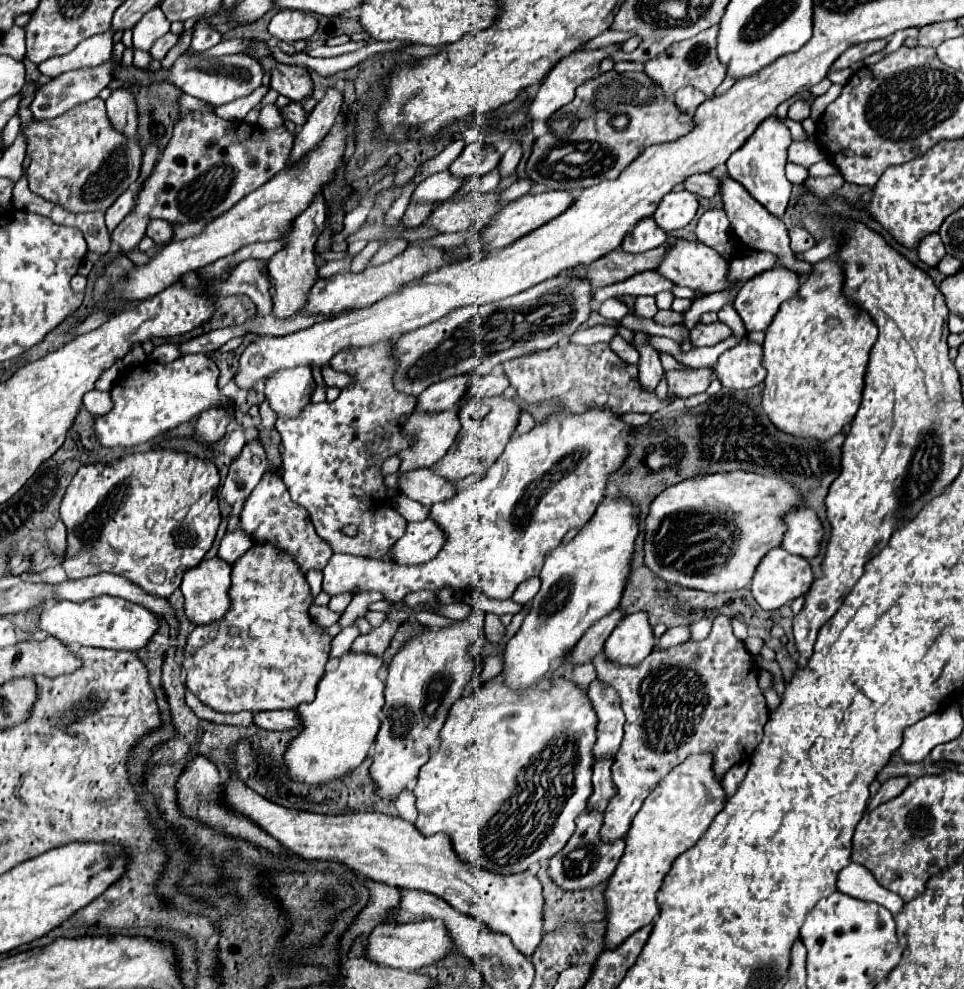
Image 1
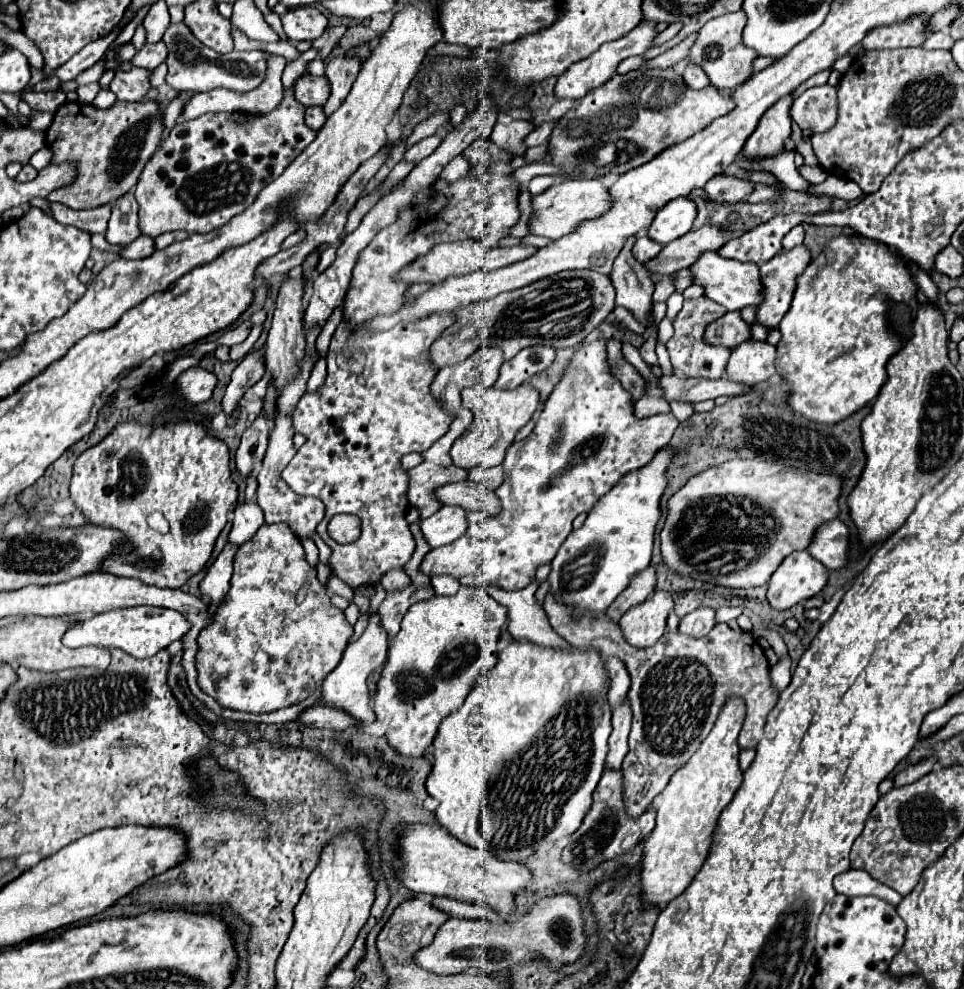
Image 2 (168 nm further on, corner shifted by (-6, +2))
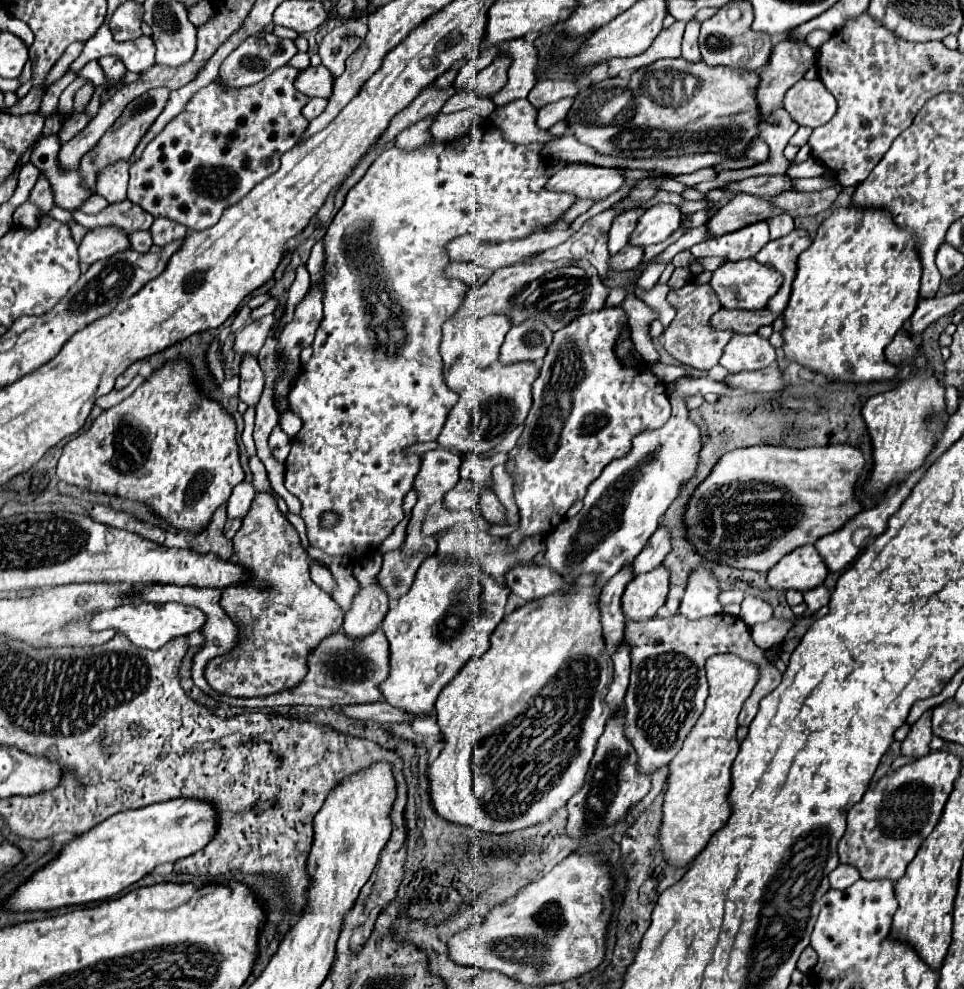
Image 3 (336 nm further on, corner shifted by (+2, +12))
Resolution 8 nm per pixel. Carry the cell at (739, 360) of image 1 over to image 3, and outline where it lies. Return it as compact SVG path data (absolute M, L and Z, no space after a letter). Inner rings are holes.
M733 334L725 346L721 366L729 372L761 370L775 362L775 348L757 334Z

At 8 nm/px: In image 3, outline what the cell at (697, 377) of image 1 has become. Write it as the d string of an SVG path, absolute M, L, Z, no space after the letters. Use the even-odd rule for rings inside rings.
M687 282L681 290L669 292L667 302L677 310L673 322L663 332L663 346L665 350L677 358L679 362L697 368L697 370L711 370L715 364L719 364L719 358L723 356L723 348L727 346L731 332L719 332L709 326L709 318L721 308L713 288L709 284L695 284Z

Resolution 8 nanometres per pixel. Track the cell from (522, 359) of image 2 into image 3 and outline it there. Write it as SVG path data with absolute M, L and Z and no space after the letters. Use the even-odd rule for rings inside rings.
M527 320L525 324L513 326L501 346L501 364L535 362L545 358L547 348L553 340L553 332L539 320Z

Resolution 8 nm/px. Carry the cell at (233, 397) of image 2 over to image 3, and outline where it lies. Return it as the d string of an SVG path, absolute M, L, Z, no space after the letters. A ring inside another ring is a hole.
M269 314L269 316L261 318L261 320L255 320L255 322L247 324L245 328L241 328L235 334L233 352L239 354L241 358L243 356L259 356L259 350L263 348L265 340L269 338L273 322L275 322L275 318L273 318L273 314Z

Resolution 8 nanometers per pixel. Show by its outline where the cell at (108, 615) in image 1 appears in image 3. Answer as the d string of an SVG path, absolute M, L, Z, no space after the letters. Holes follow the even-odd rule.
M125 602L113 610L103 610L91 616L89 620L89 630L99 632L99 630L115 630L119 634L125 634L135 646L157 650L163 644L167 644L175 636L185 636L189 632L201 630L201 624L205 624L205 614L201 614L193 606L177 604L177 602L167 602L167 604L145 604L145 602Z

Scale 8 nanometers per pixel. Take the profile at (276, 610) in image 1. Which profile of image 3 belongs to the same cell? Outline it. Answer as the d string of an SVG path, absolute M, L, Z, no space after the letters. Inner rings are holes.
M257 492L251 512L245 516L243 526L233 538L231 560L249 570L247 584L235 584L221 592L221 608L227 612L227 616L233 616L233 622L239 630L239 642L237 648L231 648L227 654L209 660L205 666L205 680L215 692L239 698L259 698L291 690L305 678L309 654L327 636L341 630L345 612L331 594L317 588L317 584L311 580L309 554L303 550L293 524L277 510L275 498L267 492Z

